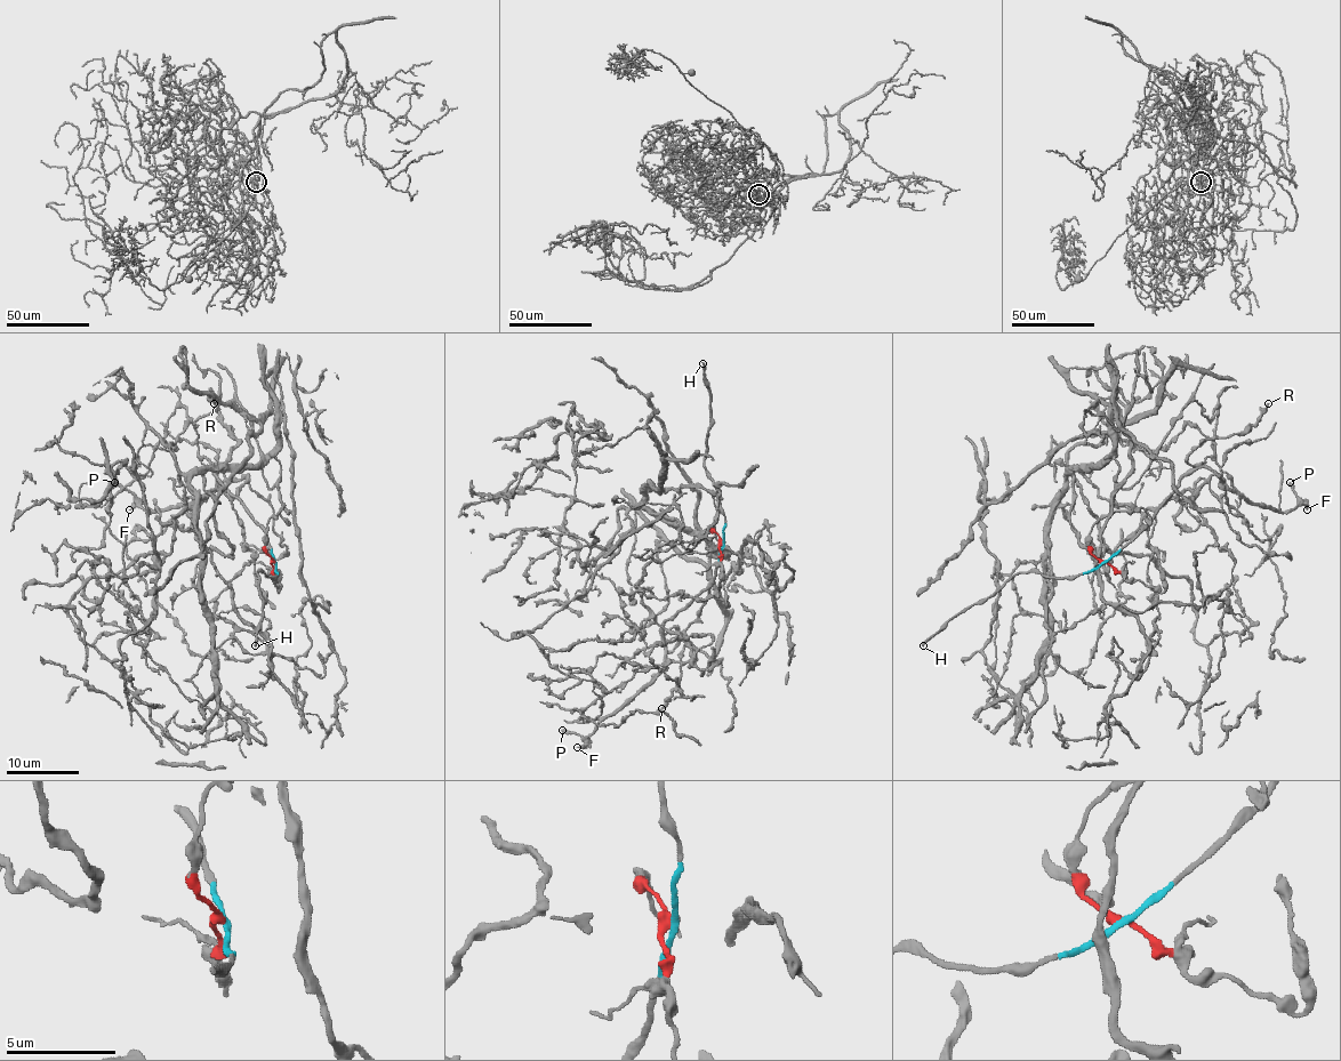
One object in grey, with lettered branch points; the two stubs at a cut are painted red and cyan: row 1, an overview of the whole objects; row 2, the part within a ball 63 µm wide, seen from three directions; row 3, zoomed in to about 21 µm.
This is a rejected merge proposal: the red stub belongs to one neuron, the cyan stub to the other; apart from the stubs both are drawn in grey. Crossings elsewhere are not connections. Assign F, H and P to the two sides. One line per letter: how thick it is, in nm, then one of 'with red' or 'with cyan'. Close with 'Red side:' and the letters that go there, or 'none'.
F: 300 nm | with cyan
H: 240 nm | with cyan
P: 340 nm | with cyan
Red side: none

